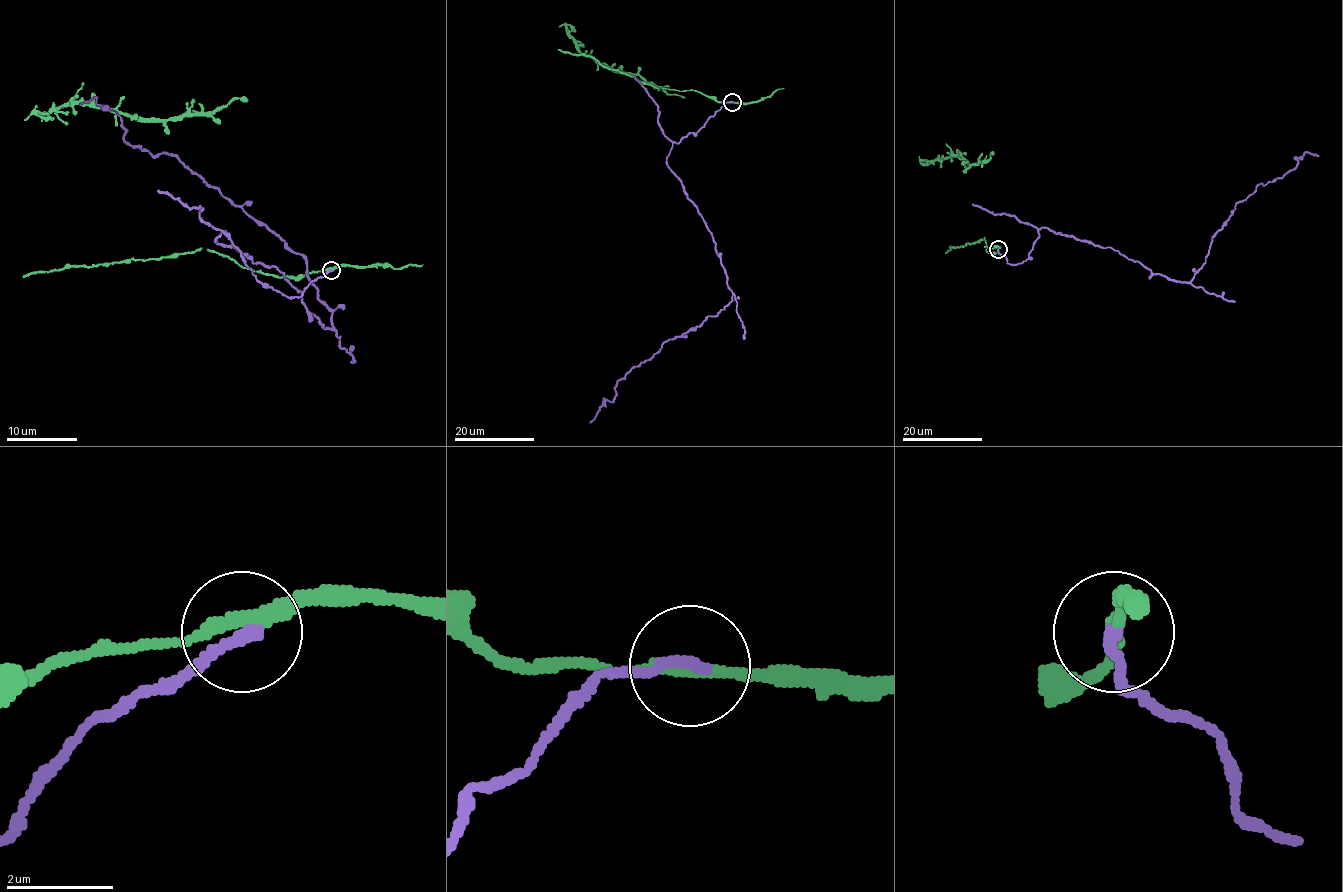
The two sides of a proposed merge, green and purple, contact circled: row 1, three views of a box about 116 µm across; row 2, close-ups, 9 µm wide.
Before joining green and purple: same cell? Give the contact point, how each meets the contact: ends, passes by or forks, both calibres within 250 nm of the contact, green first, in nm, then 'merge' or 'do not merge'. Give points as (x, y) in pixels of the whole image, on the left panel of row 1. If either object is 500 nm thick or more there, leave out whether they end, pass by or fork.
(331, 270) | green passes by | purple ends | 240/240 nm | do not merge

